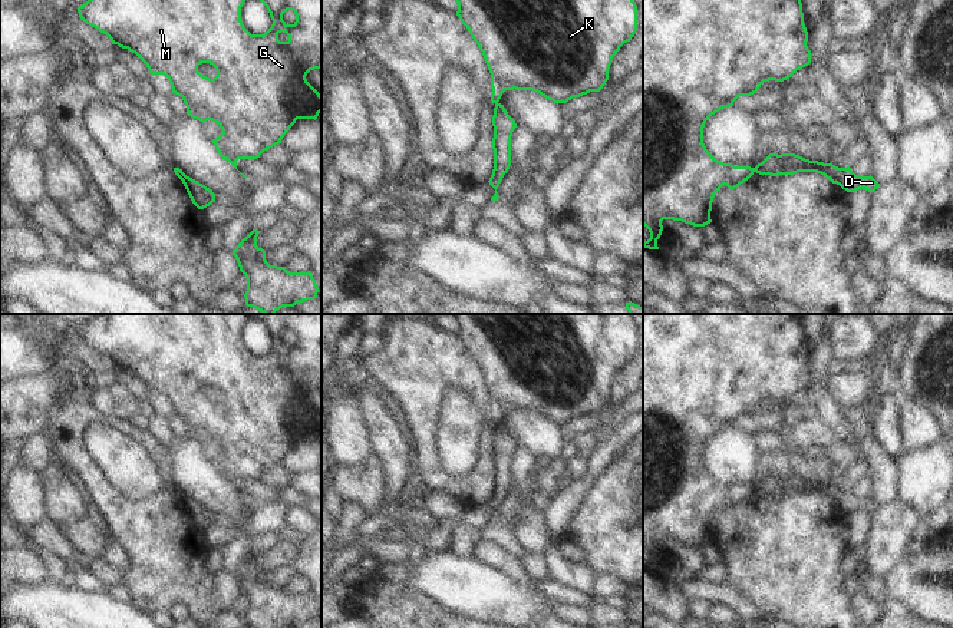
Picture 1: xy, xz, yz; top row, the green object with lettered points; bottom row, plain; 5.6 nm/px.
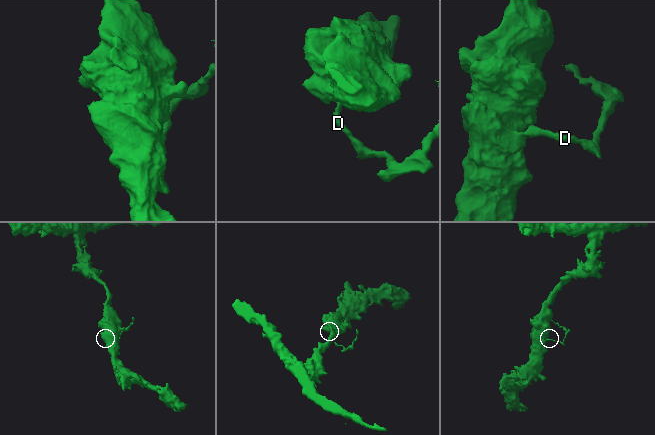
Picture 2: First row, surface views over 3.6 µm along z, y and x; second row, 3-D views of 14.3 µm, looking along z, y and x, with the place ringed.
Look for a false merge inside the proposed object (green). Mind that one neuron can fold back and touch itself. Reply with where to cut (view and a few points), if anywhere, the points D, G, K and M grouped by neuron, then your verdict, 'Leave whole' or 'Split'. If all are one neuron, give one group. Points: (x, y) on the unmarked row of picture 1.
Split along yz (752, 489), (755, 492). Groups: D / G K M. Split

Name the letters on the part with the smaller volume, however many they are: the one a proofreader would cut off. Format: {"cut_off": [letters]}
{"cut_off": ["D"]}

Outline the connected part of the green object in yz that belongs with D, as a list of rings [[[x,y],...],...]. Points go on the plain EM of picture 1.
[[[769,475],[754,492],[759,496],[794,496],[798,493],[817,493],[824,496],[832,505],[840,506],[847,513],[865,510],[874,513],[881,506],[870,496],[855,496],[850,487],[838,489],[835,486],[809,482],[795,475]]]

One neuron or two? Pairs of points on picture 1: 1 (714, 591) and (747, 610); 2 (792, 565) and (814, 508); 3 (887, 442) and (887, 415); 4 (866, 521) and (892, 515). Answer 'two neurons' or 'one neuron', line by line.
1: one neuron
2: one neuron
3: one neuron
4: two neurons

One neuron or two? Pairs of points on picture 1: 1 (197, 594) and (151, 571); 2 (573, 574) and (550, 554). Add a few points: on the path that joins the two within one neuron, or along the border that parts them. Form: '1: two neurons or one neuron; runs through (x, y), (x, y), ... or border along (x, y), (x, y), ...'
1: one neuron; runs through (185, 582), (171, 571), (162, 571)
2: one neuron; runs through (567, 571), (556, 559)

